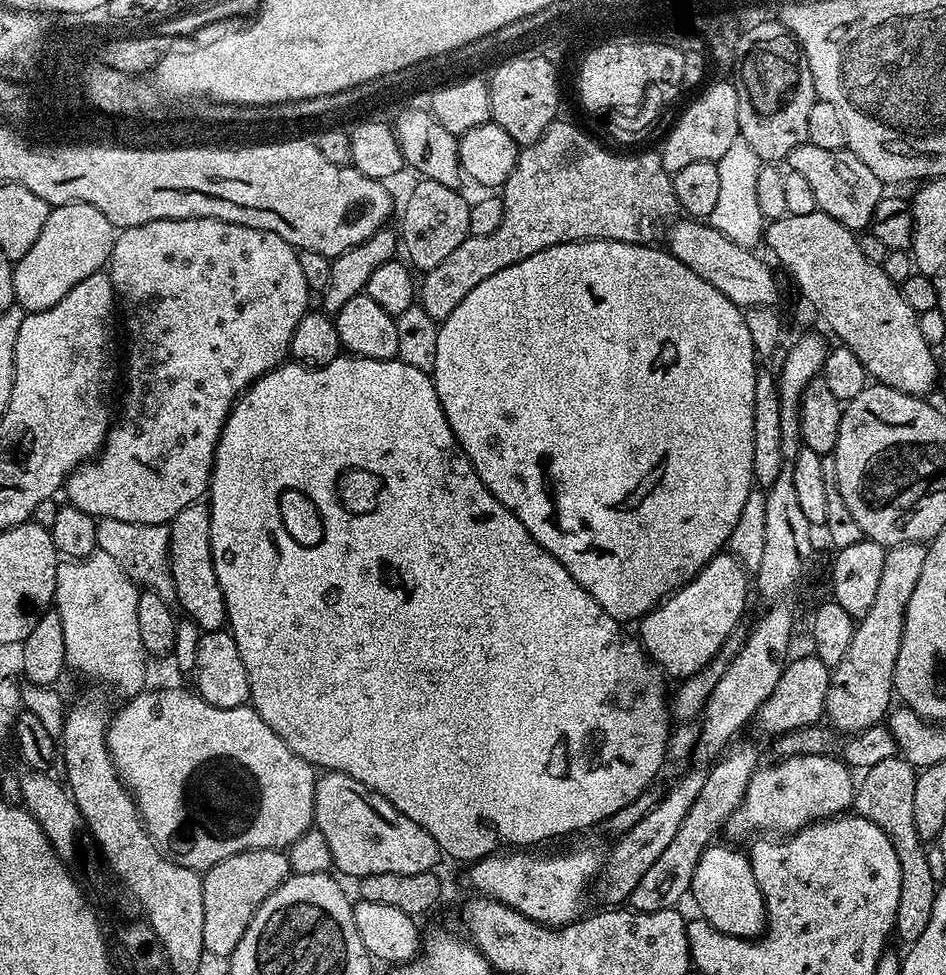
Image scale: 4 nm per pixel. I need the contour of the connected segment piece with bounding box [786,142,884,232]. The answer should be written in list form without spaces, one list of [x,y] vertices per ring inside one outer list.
[[[805,142],[790,152],[786,164],[803,176],[819,211],[855,232],[871,225],[874,207],[884,194],[884,185],[857,155],[847,148],[825,150]]]

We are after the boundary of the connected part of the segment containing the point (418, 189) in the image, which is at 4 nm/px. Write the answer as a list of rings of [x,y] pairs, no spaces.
[[[417,179],[408,201],[404,204],[404,213],[400,216],[398,236],[402,241],[402,252],[407,263],[421,273],[429,272],[442,258],[448,257],[469,236],[470,204],[459,196],[459,191],[450,186],[442,186],[442,182]]]

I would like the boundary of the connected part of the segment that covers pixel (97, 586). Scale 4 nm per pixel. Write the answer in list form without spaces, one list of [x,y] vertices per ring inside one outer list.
[[[99,548],[85,559],[64,560],[56,568],[54,610],[62,619],[66,666],[84,678],[108,684],[131,698],[145,689],[148,655],[139,637],[139,587],[116,559]]]

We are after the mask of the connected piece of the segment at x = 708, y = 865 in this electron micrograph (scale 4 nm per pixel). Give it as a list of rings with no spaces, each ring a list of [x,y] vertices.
[[[719,842],[704,849],[700,855],[698,866],[694,870],[690,900],[696,903],[701,917],[714,925],[719,932],[731,936],[755,938],[763,933],[766,918],[766,906],[762,898],[762,890],[758,886],[758,878],[754,878],[752,864],[742,851],[735,852]]]

